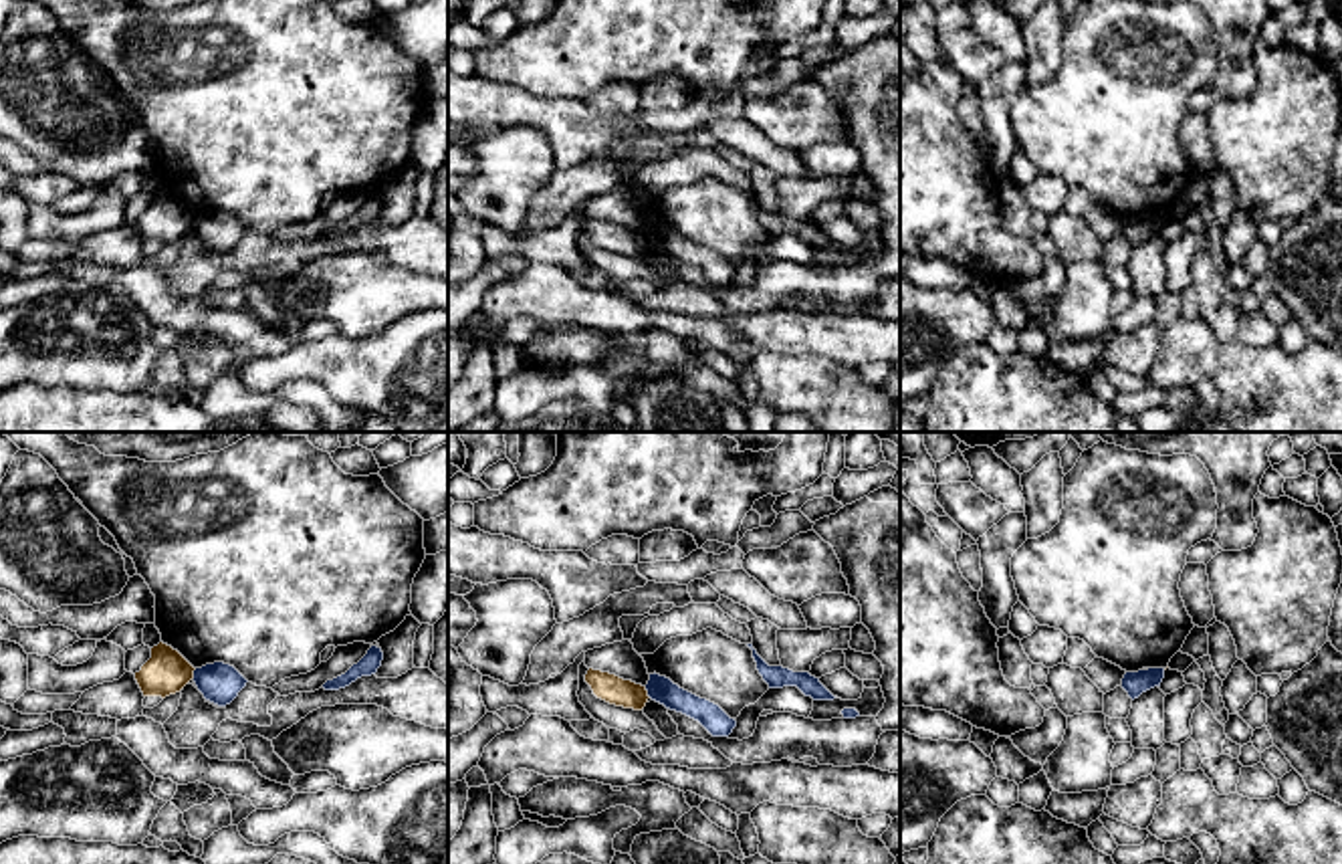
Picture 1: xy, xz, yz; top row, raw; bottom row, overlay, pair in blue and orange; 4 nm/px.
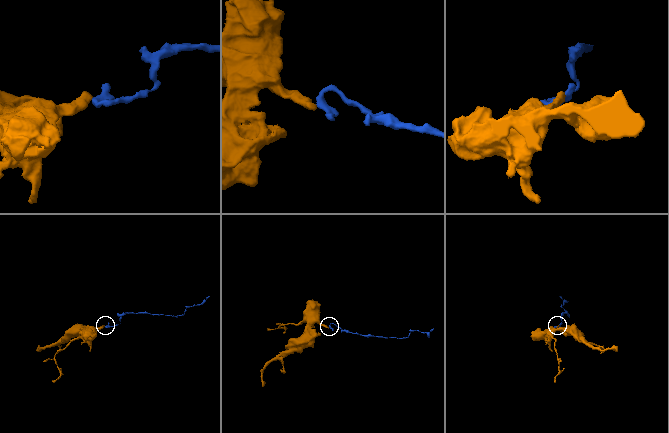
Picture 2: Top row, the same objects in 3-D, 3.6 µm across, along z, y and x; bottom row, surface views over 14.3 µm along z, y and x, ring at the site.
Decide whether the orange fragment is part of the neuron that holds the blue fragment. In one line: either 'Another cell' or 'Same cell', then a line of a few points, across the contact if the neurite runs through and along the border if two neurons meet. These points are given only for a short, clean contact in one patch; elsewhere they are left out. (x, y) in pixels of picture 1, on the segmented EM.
Another cell. Line: xz (644, 687), (650, 697)

